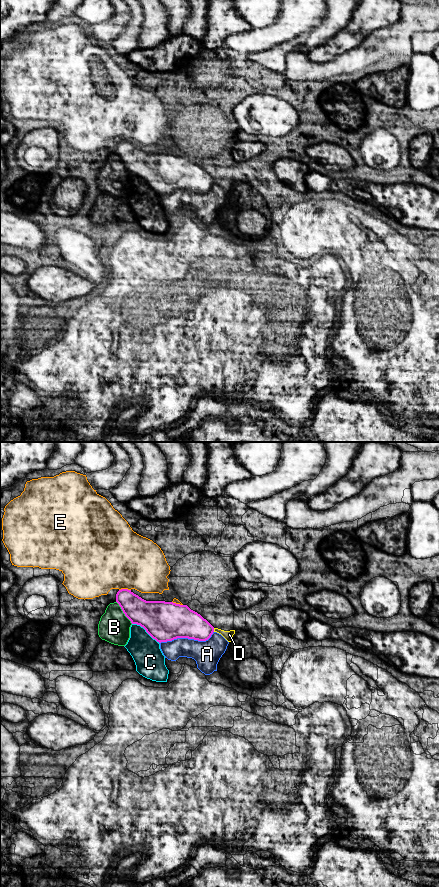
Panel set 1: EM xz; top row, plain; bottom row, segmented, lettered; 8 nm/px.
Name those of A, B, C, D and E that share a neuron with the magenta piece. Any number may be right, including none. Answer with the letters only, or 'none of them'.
none of them

